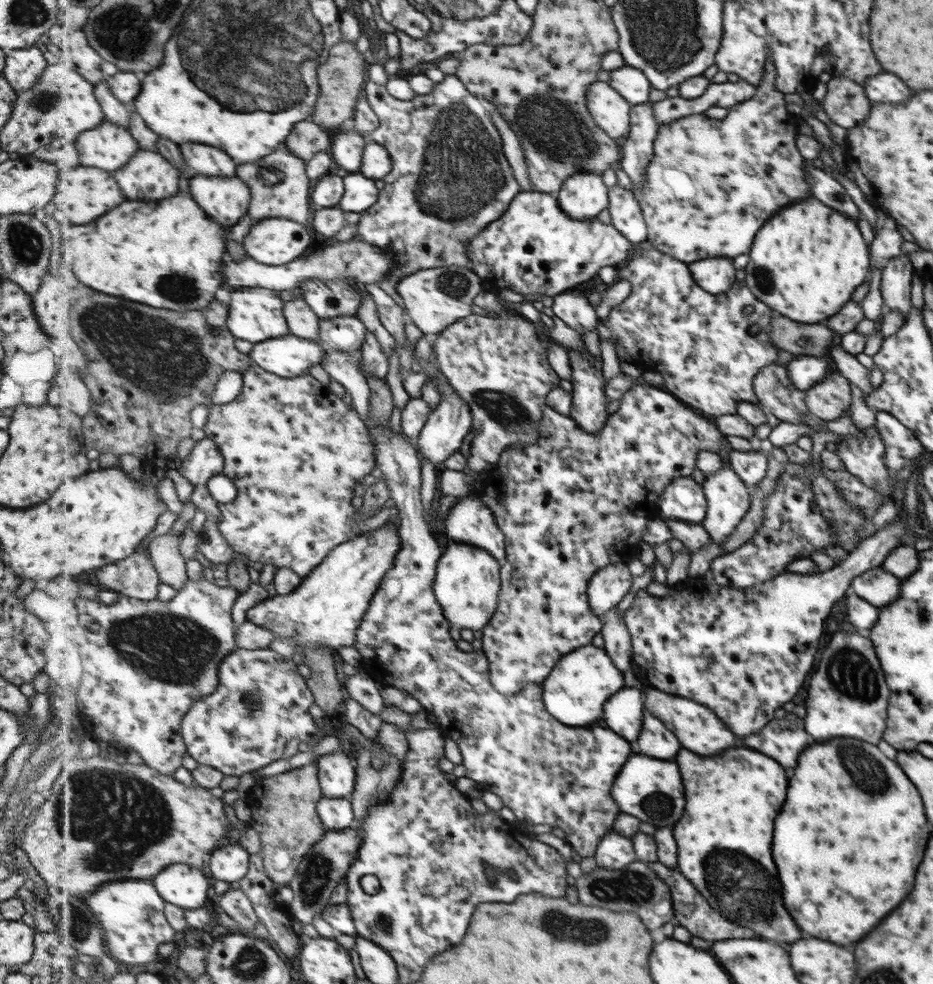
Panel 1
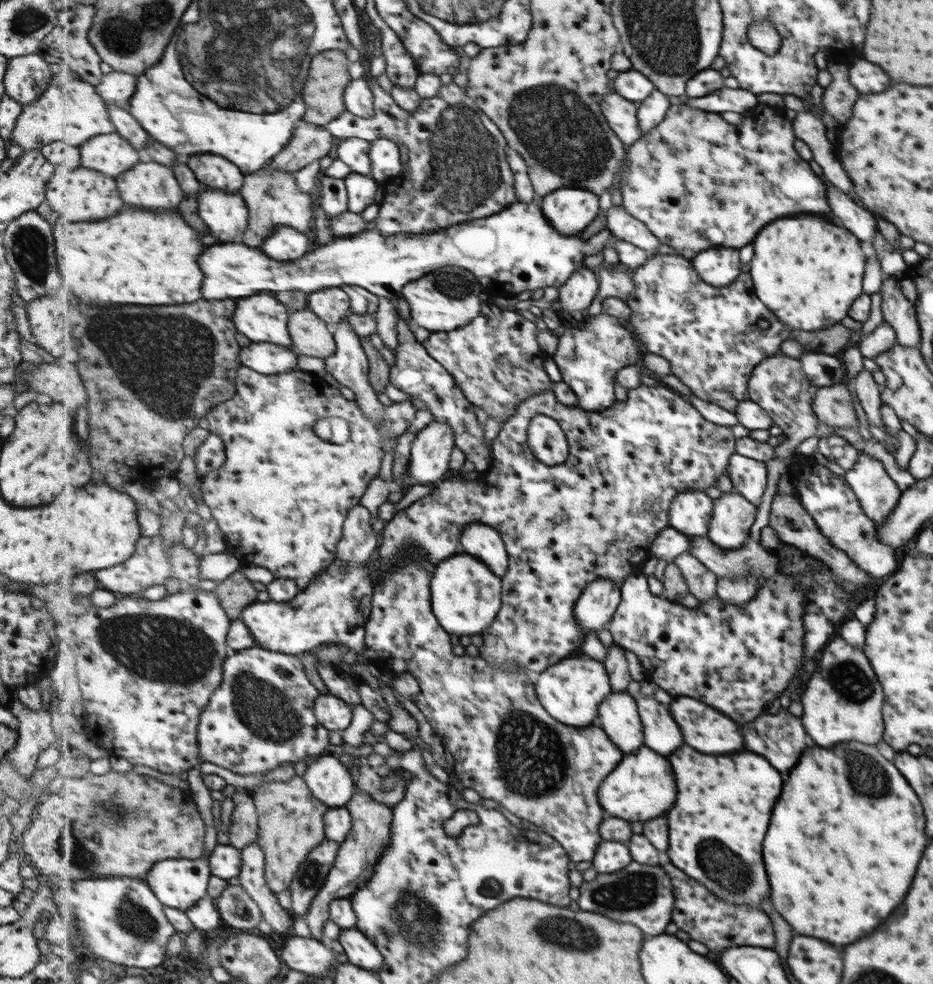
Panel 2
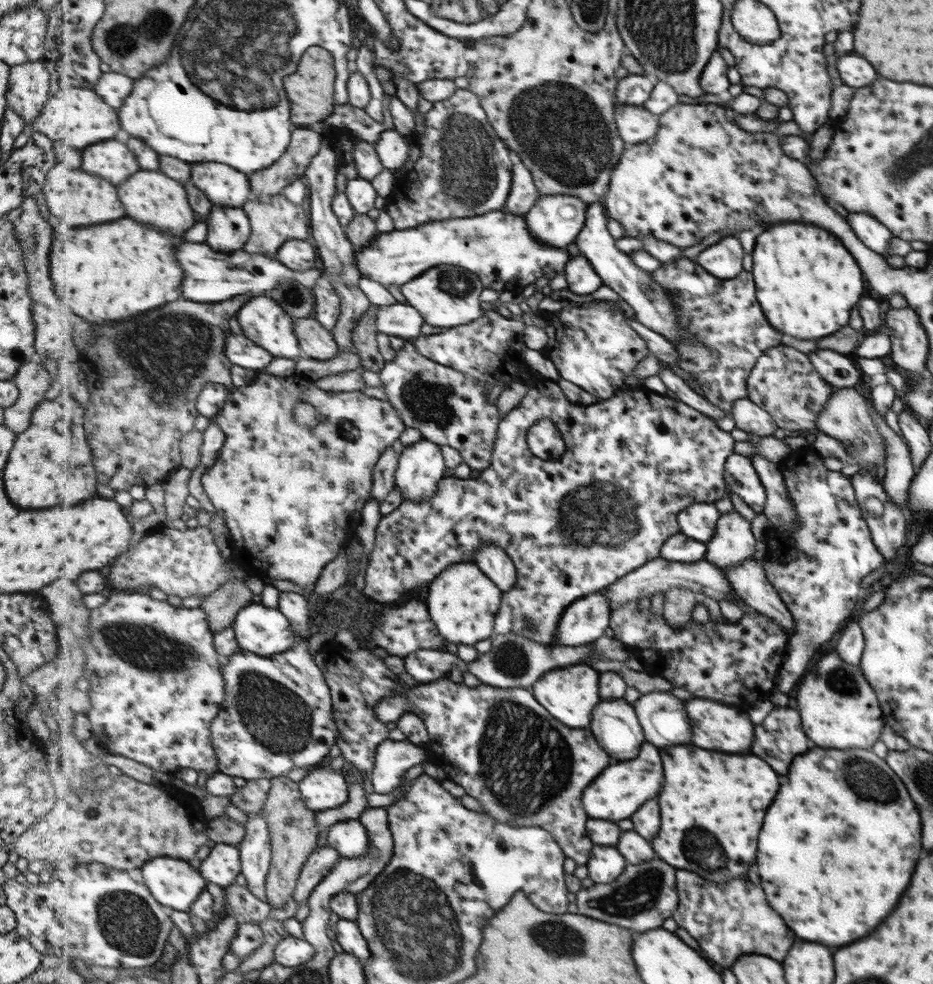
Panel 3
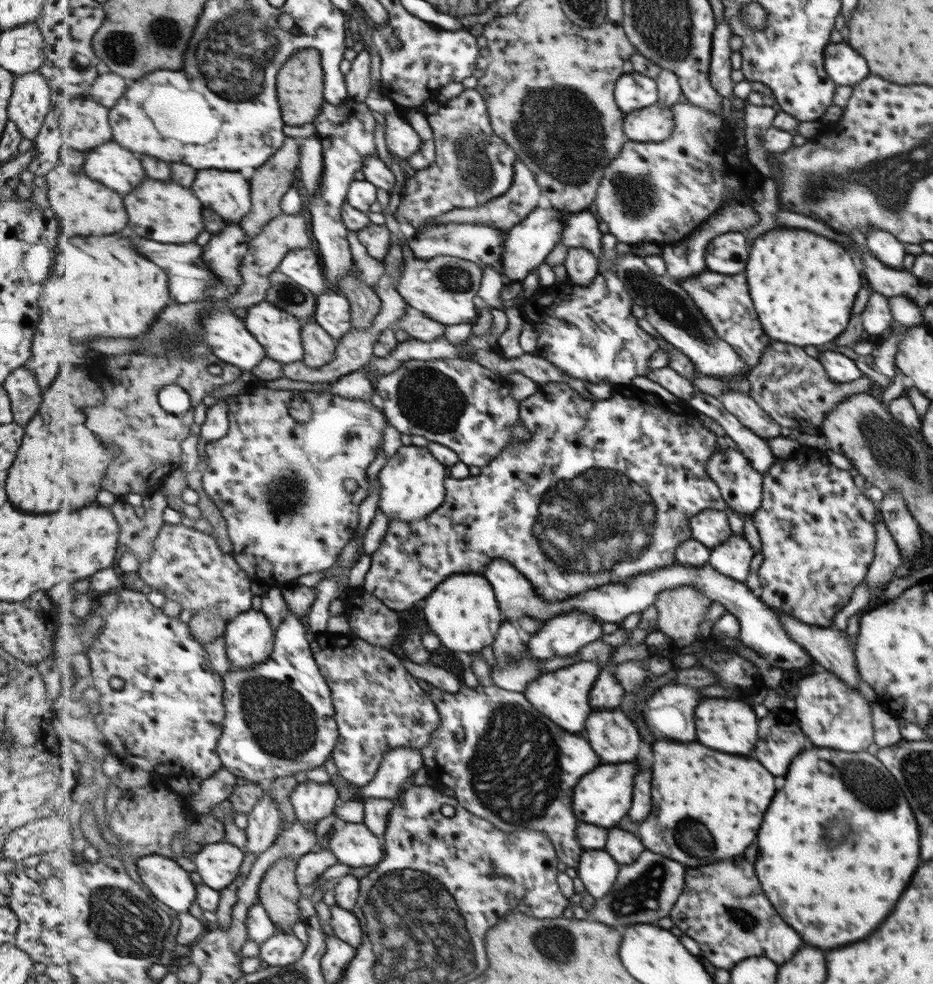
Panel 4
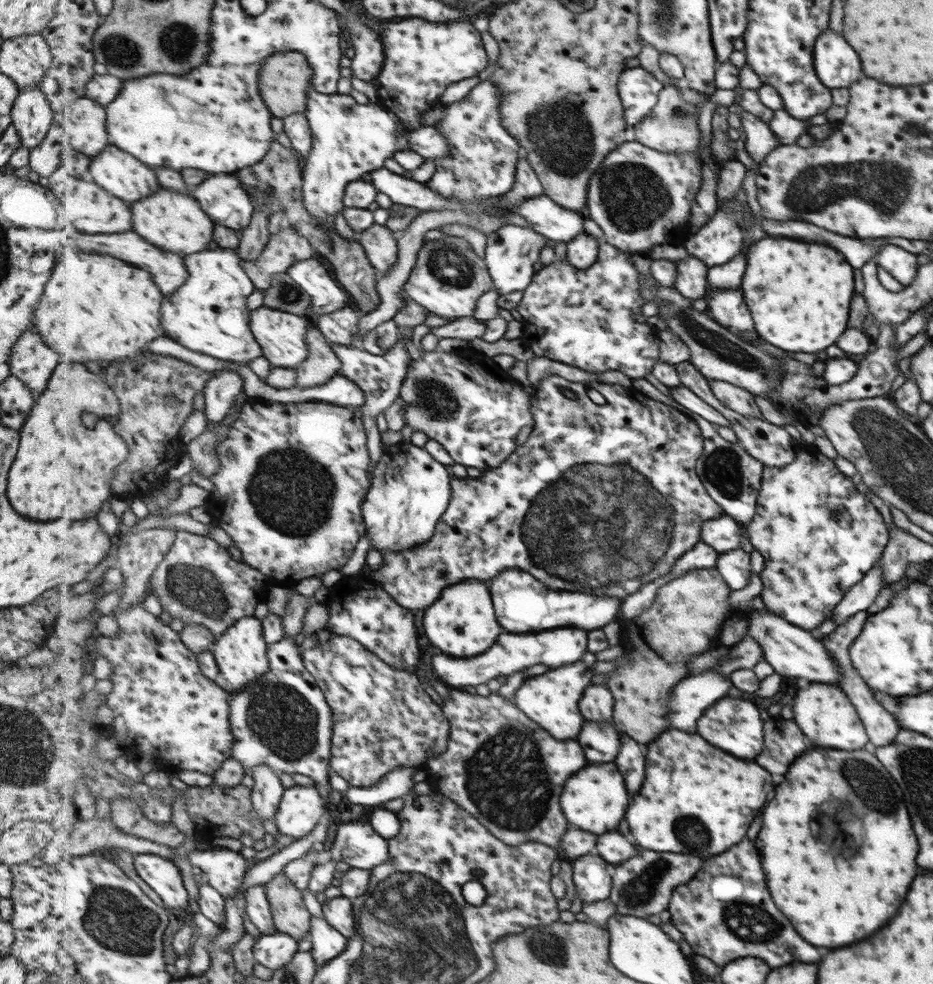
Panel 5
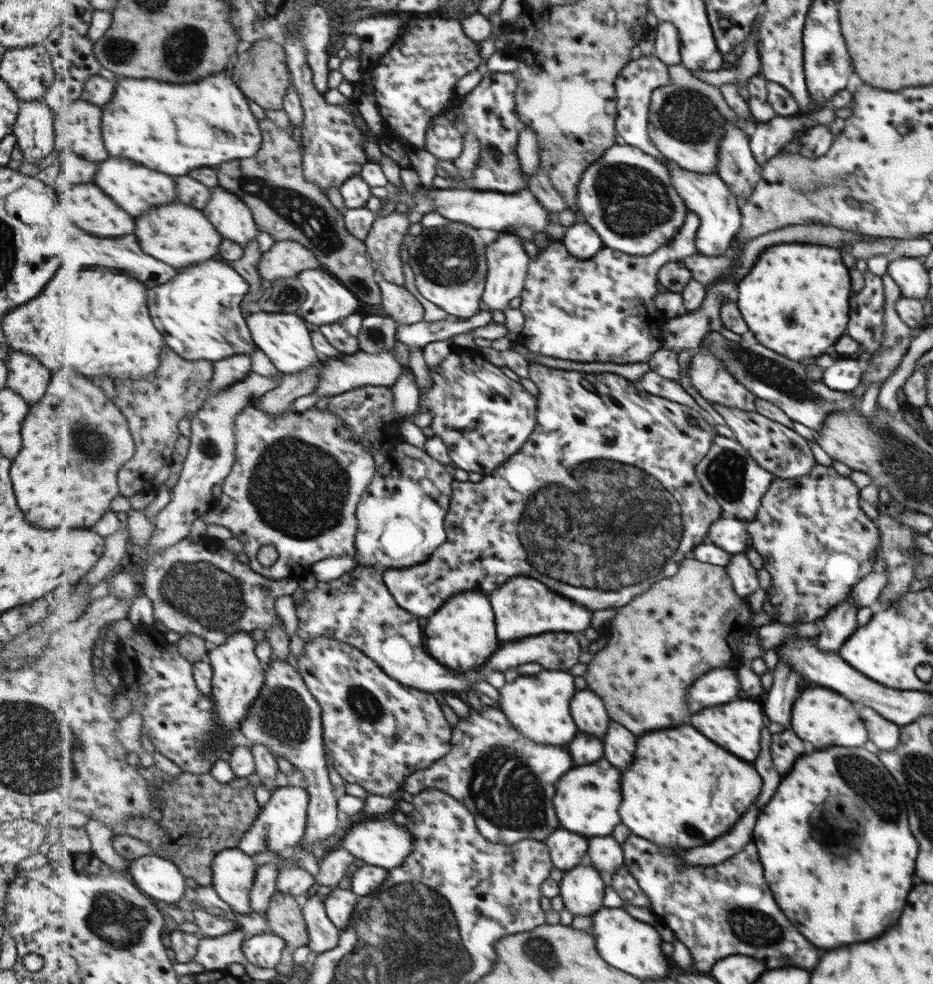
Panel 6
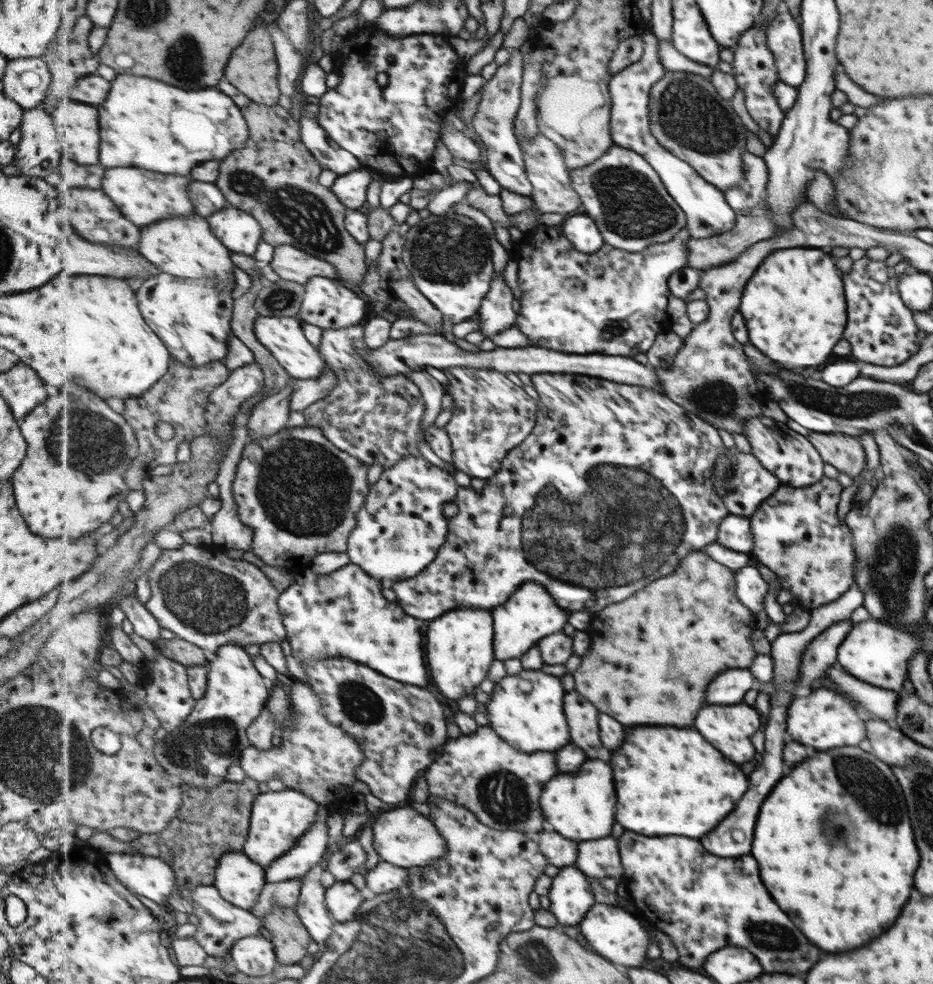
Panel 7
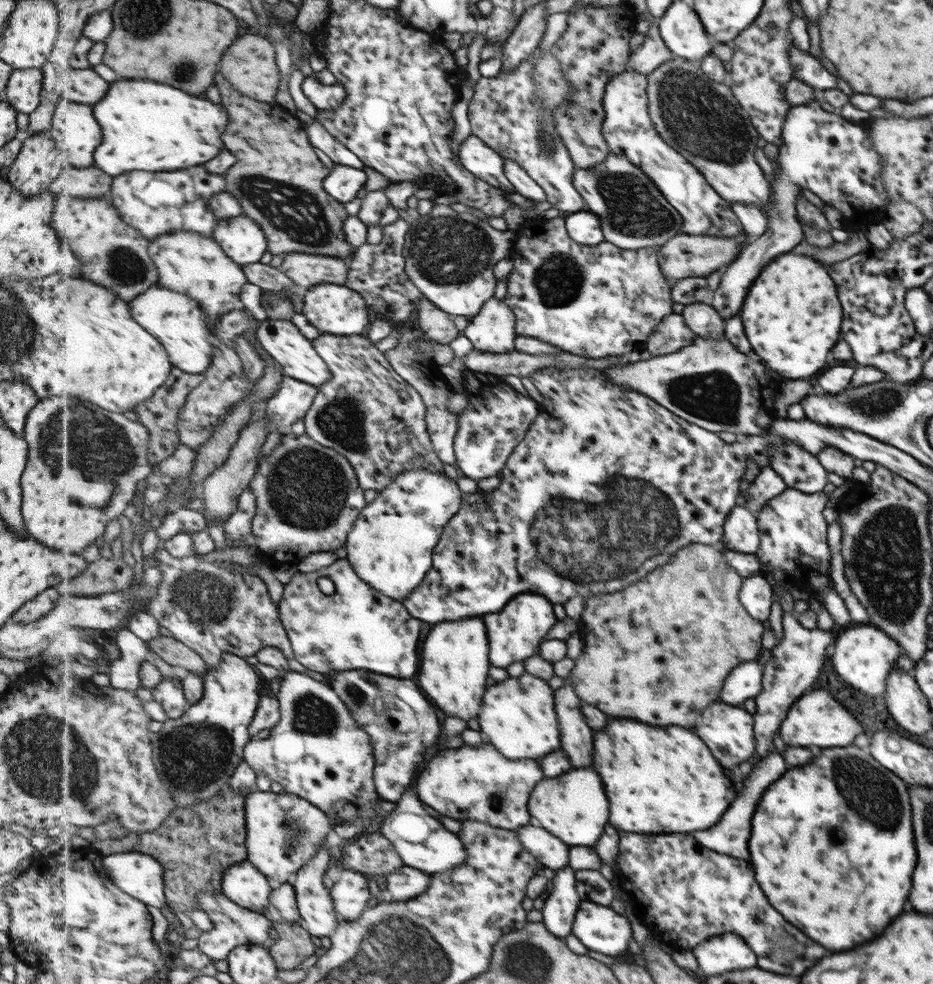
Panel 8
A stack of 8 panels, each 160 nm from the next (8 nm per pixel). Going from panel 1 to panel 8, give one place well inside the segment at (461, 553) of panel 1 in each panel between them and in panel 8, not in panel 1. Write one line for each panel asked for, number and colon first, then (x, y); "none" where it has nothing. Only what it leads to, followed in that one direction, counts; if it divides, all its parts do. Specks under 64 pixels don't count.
2: (466, 594)
3: (463, 601)
4: (463, 610)
5: (463, 623)
6: (462, 634)
7: (461, 648)
8: (456, 658)

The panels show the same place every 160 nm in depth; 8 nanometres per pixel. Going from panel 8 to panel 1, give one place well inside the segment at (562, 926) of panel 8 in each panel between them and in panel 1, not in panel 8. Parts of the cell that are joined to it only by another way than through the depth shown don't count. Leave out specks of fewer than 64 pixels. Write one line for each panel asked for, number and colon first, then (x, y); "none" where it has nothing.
1: (615, 851)
2: (612, 856)
3: (607, 864)
4: (598, 870)
5: (592, 875)
6: (583, 888)
7: (572, 897)

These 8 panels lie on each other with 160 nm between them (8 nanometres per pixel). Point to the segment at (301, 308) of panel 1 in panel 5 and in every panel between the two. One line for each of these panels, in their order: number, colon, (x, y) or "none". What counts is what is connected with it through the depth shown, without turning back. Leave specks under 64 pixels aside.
2: (312, 336)
3: (316, 341)
4: (320, 347)
5: (323, 363)

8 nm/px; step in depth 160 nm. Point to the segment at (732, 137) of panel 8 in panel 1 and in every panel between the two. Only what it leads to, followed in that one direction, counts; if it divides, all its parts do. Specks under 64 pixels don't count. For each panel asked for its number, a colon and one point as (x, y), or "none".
1: (613, 113)
2: (622, 114)
3: (636, 124)
4: (655, 123)
5: (673, 126)
6: (686, 126)
7: (690, 118)

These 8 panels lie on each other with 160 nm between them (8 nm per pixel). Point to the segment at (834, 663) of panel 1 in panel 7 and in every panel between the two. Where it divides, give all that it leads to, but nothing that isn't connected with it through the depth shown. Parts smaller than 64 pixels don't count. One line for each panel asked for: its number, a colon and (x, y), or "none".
2: (842, 700)
3: (838, 710)
4: (832, 715)
5: (822, 712)
6: (819, 716)
7: (823, 719)

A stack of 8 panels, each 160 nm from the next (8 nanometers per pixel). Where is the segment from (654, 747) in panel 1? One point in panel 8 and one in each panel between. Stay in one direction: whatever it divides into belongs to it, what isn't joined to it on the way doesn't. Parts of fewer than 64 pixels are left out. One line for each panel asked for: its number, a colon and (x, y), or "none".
2: (662, 733)
3: (663, 716)
4: (670, 711)
5: (694, 694)
6: (720, 685)
7: (729, 687)
8: (743, 682)

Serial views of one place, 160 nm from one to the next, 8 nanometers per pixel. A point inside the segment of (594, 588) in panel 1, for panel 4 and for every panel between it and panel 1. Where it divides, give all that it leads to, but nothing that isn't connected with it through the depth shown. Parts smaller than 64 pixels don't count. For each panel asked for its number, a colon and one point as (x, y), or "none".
2: (595, 610)
3: (585, 621)
4: (565, 635)

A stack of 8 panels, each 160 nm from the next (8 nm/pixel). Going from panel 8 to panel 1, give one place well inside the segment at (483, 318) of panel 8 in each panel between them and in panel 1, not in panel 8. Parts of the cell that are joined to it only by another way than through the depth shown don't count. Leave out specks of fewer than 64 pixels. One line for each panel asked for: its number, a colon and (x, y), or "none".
1: (583, 196)
2: (571, 209)
3: (557, 220)
4: (527, 245)
5: (511, 252)
6: (508, 262)
7: (496, 315)

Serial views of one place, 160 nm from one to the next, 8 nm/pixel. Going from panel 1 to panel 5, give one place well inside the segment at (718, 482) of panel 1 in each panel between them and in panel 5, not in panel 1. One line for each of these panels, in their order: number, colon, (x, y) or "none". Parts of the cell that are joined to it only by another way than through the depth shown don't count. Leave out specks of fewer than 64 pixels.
2: (733, 514)
3: (733, 542)
4: (731, 557)
5: (734, 565)

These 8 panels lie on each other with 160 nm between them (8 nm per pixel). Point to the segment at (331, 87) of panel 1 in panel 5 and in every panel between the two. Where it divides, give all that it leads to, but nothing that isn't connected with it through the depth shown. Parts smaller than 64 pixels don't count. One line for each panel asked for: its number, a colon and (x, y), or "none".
2: (329, 78)
3: (311, 88)
4: (301, 82)
5: (285, 80)

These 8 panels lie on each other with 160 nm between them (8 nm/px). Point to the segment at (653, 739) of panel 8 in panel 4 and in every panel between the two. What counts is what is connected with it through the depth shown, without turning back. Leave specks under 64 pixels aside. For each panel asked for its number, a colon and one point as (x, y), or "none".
4: (723, 802)
5: (687, 776)
6: (686, 791)
7: (670, 780)

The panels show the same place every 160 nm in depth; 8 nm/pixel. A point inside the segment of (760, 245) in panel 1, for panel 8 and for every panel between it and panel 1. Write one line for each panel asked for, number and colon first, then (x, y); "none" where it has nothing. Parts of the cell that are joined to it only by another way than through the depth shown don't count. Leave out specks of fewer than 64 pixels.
2: (807, 270)
3: (807, 281)
4: (803, 285)
5: (799, 293)
6: (795, 296)
7: (795, 308)
8: (792, 316)

